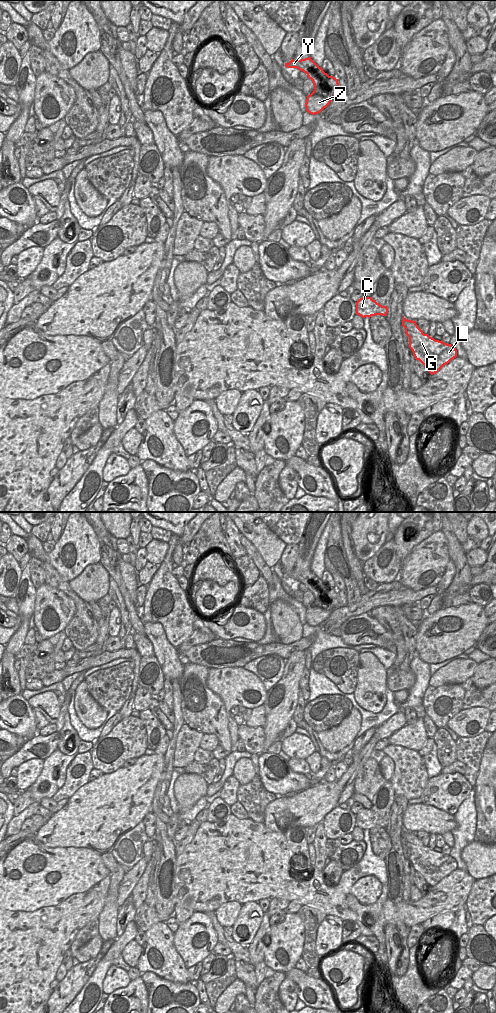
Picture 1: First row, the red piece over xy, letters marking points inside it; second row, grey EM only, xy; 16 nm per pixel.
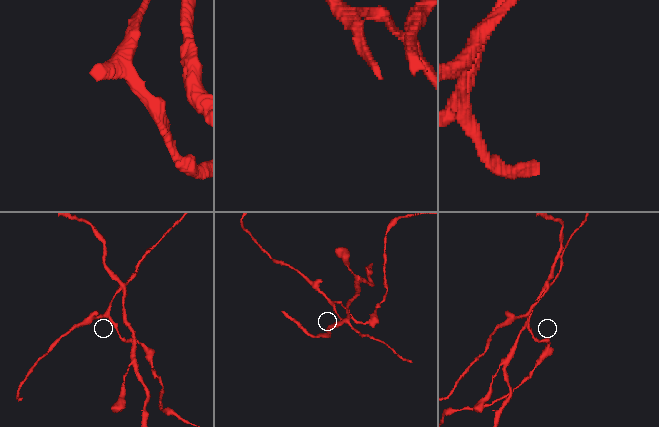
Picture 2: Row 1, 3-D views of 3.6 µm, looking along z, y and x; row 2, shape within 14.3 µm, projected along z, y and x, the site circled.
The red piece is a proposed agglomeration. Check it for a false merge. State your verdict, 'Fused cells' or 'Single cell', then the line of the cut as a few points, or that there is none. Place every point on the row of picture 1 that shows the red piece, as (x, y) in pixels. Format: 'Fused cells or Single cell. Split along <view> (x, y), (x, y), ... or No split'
Fused cells. Split along xy (313, 91), (332, 98)

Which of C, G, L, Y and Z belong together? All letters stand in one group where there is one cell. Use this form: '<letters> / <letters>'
C G L Z / Y

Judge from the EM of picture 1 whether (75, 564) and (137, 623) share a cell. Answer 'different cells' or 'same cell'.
different cells

